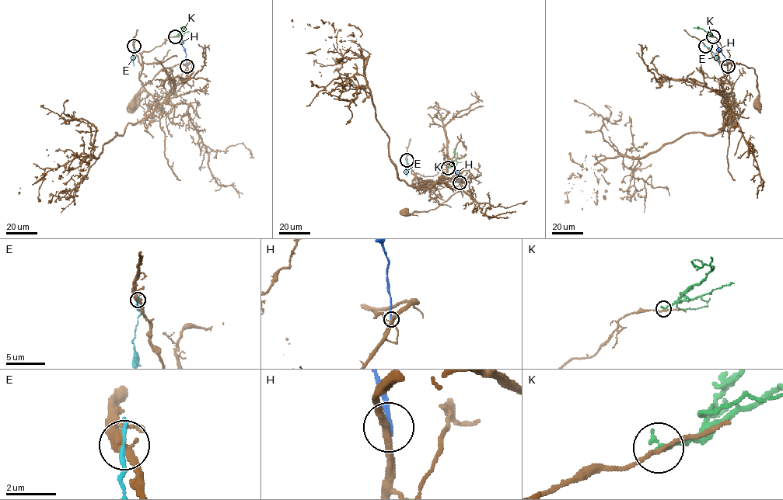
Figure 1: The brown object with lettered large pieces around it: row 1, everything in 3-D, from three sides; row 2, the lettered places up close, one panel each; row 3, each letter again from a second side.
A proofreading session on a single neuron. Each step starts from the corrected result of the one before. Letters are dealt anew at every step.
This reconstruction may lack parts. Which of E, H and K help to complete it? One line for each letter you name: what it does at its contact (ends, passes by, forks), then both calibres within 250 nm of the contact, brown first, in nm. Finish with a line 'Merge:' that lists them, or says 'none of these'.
Merge: none of these

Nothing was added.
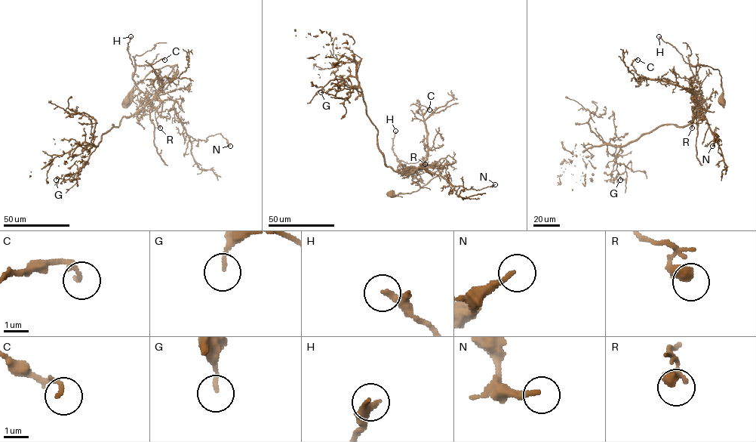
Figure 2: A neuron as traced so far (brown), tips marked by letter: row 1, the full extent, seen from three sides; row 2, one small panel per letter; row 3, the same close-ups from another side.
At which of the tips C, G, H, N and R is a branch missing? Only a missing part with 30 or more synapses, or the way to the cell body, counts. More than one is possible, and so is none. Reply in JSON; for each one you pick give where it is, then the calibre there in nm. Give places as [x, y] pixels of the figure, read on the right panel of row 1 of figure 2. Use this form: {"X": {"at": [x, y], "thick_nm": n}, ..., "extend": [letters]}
{"extend": []}

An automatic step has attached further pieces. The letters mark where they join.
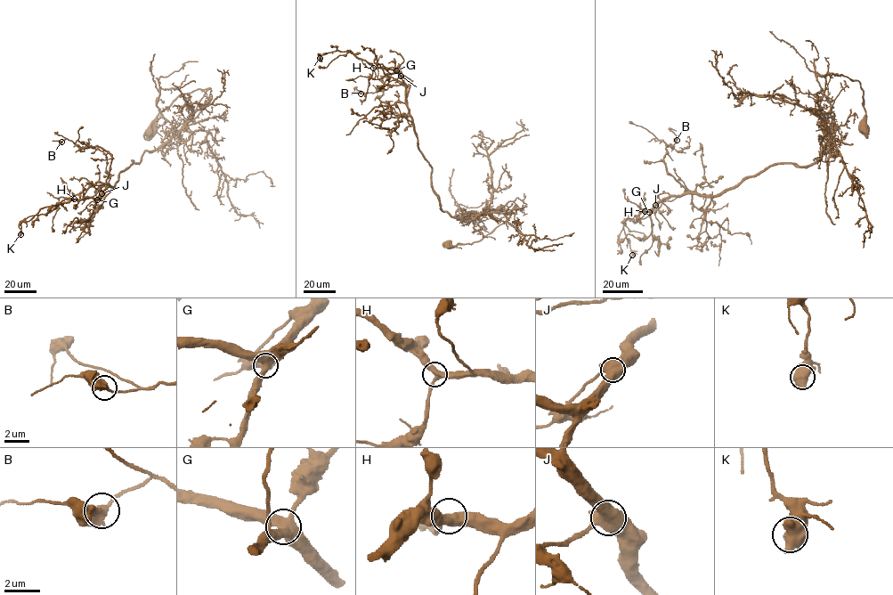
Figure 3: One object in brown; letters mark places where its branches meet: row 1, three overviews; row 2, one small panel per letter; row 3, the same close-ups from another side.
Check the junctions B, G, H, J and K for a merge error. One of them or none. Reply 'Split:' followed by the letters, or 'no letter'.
Split: no letter

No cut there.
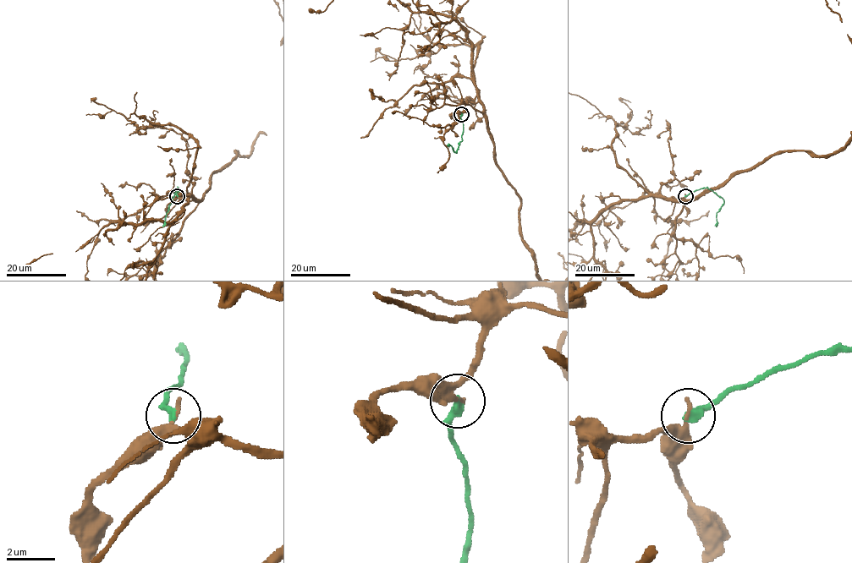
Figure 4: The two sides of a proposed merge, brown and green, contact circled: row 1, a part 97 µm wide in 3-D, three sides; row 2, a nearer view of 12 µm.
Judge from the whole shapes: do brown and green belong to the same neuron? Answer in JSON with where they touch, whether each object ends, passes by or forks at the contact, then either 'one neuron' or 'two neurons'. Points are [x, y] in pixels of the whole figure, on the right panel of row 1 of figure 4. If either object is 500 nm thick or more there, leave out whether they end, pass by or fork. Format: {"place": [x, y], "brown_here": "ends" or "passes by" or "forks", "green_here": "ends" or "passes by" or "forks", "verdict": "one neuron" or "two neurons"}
{"place": [685, 196], "brown_here": "ends", "green_here": "ends", "verdict": "two neurons"}

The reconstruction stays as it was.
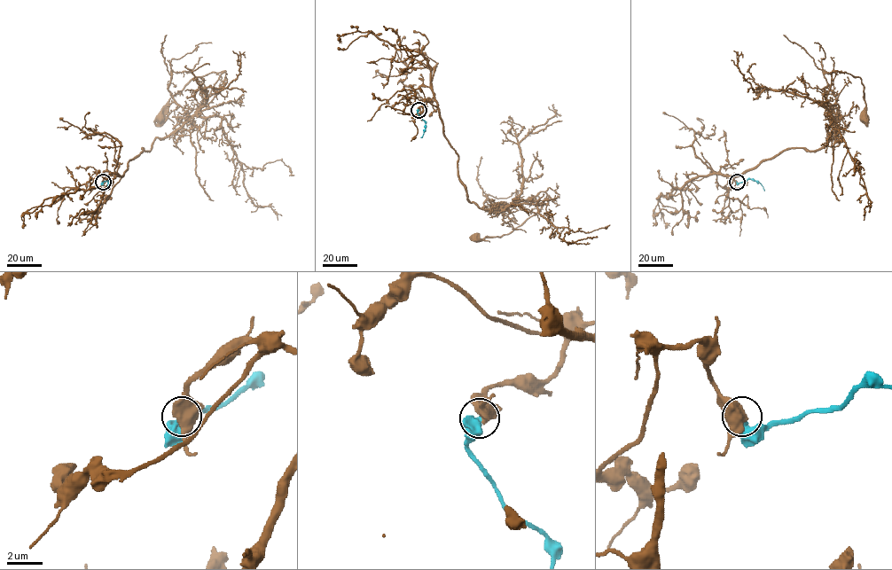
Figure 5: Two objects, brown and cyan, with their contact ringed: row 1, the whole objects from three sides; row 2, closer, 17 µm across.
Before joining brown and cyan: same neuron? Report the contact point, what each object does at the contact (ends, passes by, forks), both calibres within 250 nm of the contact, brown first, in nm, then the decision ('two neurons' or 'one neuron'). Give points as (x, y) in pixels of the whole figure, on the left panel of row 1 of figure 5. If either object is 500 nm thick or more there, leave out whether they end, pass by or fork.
place (103, 182); calibres 650 and 300 nm; one neuron

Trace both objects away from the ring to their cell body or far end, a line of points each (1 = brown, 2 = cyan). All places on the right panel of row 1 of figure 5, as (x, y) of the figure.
1: (736, 182), (727, 175), (786, 149), (818, 151), (836, 135), (826, 96), (833, 71), (860, 78), (864, 118)
2: (736, 182), (754, 179), (764, 191)

